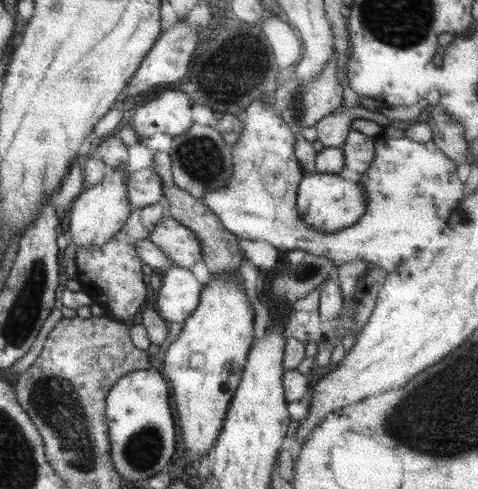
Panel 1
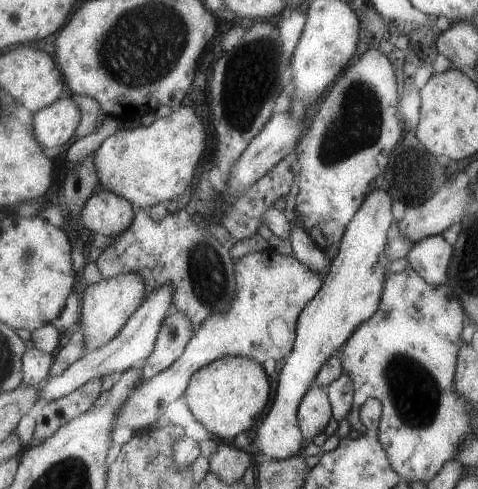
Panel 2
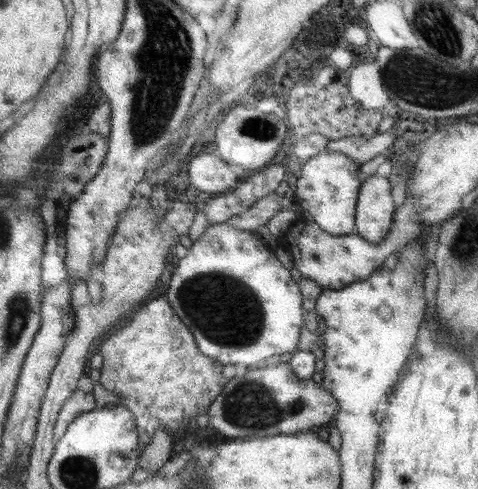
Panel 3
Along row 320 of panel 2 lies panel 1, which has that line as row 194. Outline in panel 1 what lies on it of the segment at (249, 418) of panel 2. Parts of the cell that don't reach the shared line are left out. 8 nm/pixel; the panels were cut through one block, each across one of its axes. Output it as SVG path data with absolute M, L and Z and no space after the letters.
M305 174L297 188L297 210L299 216L307 226L313 230L325 230L325 232L337 232L349 226L355 226L355 222L365 214L369 202L369 194L363 192L363 186L359 182L347 182L339 174Z

